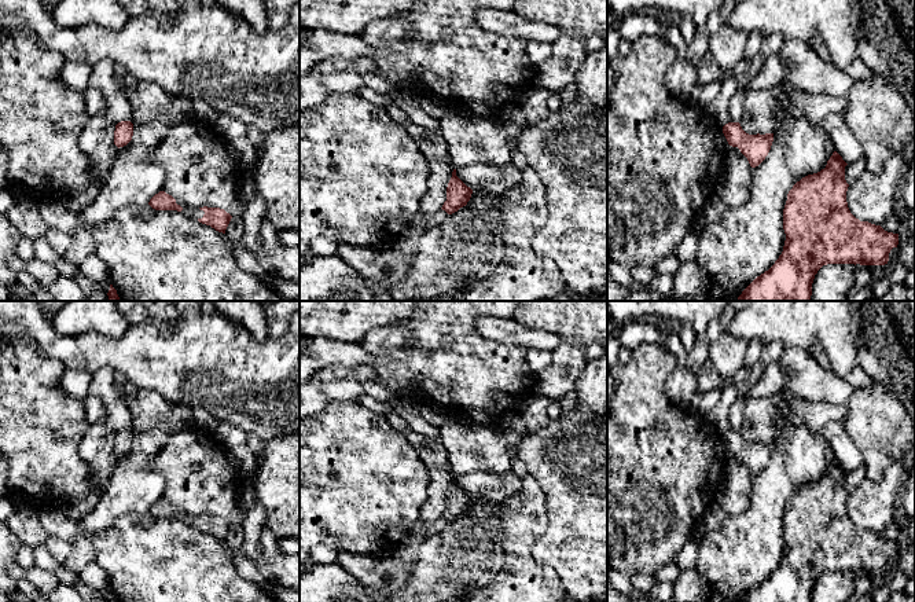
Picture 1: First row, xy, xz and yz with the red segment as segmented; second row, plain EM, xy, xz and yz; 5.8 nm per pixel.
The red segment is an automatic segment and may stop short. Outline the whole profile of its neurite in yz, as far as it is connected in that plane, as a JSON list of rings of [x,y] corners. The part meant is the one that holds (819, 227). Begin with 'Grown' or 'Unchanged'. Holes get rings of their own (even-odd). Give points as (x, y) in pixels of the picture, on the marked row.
Unchanged. [[[834,151],[824,169],[797,181],[787,194],[783,209],[786,241],[775,264],[757,276],[736,301],[811,301],[817,271],[827,264],[885,265],[889,253],[899,245],[899,234],[856,219],[846,202],[848,164]]]

